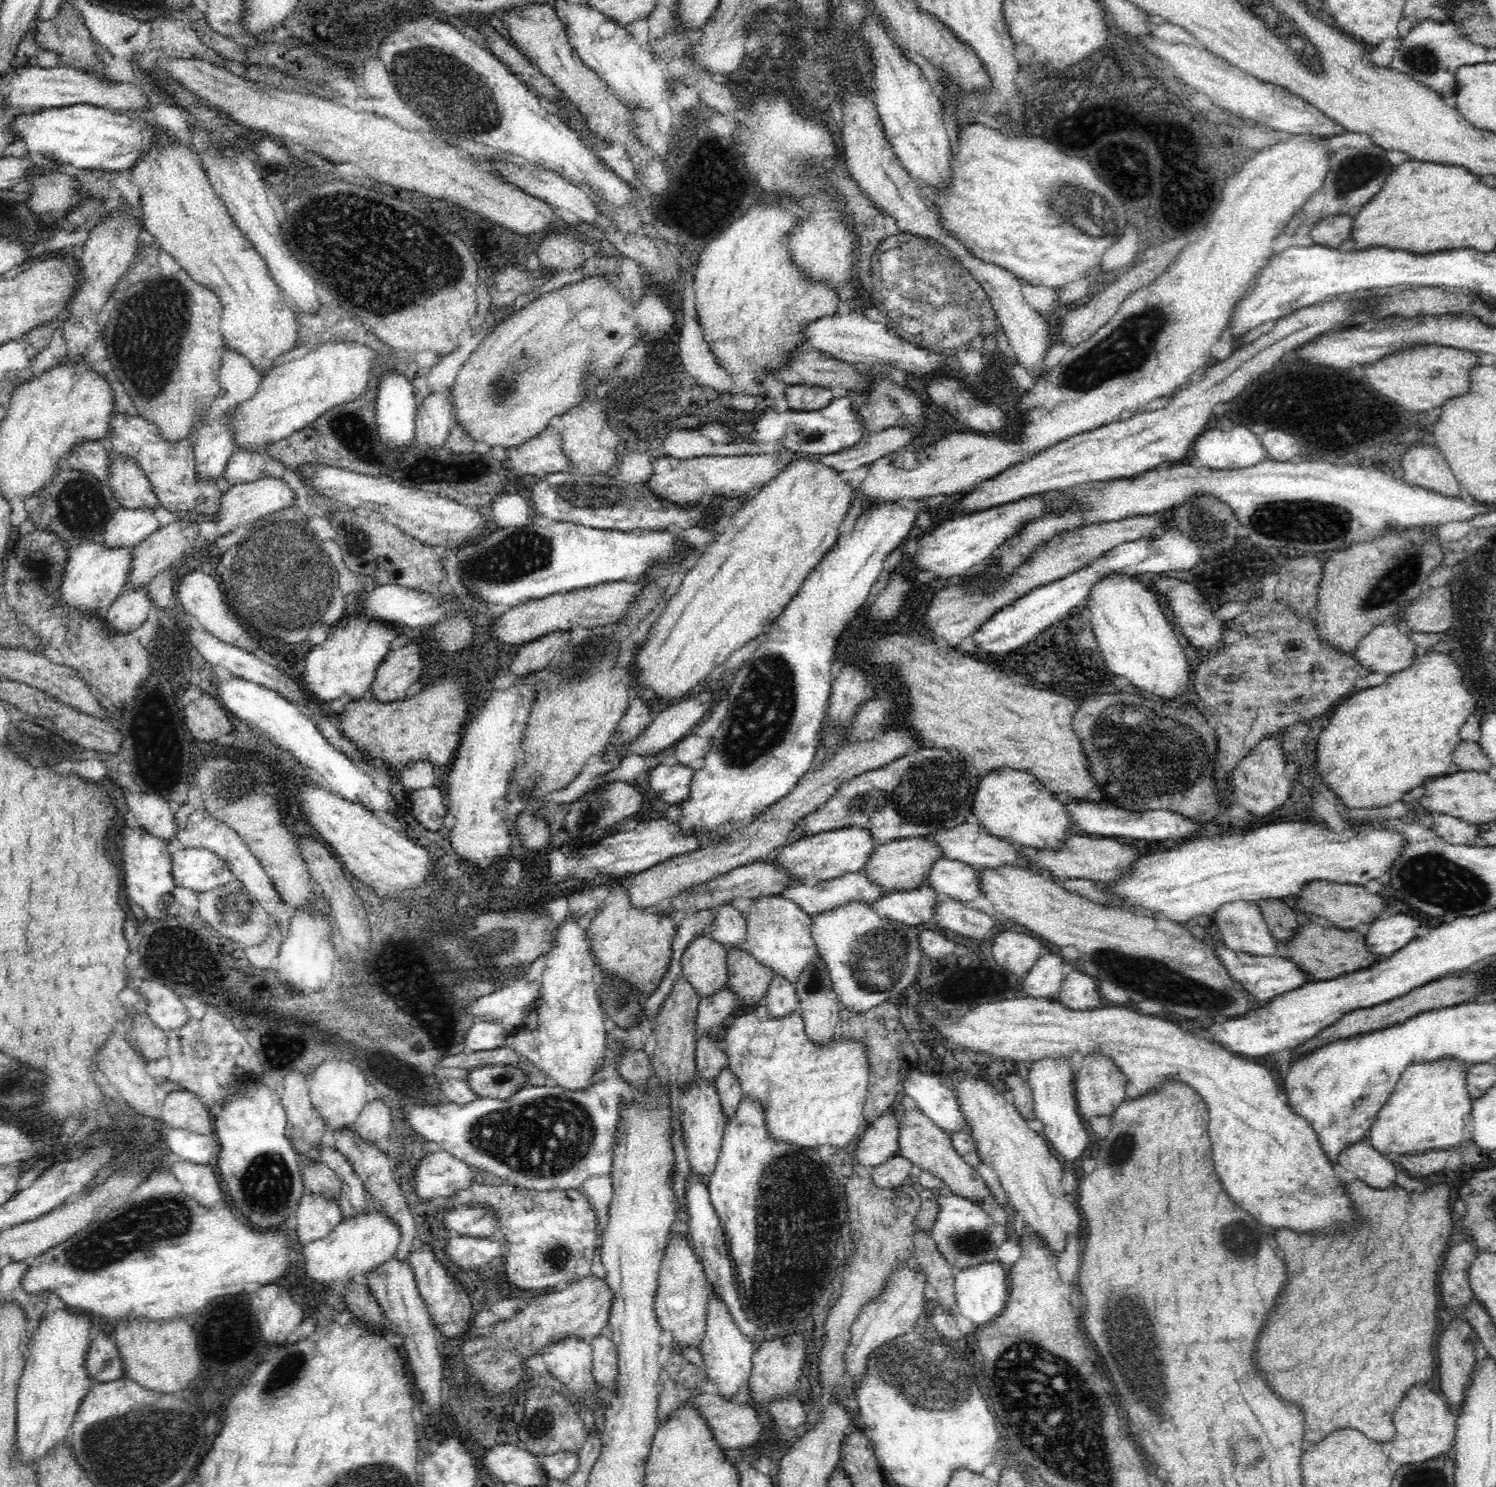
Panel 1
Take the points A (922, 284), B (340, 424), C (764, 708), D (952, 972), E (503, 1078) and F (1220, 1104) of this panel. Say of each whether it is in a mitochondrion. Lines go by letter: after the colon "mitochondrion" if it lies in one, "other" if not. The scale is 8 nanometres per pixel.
A: mitochondrion
B: mitochondrion
C: mitochondrion
D: other
E: mitochondrion
F: other

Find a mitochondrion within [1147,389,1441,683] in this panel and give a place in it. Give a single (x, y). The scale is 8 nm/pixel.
(1282, 520)

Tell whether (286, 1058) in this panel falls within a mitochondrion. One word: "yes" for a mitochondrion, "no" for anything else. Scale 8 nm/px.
yes

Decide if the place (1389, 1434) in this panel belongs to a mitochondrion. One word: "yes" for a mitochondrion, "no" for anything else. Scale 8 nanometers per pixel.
no

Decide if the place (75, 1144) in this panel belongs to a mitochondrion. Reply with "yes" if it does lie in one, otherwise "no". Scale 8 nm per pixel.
no

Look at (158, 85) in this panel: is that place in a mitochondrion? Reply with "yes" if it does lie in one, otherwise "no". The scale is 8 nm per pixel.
no

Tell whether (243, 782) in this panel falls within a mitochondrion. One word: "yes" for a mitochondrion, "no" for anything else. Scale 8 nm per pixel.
yes

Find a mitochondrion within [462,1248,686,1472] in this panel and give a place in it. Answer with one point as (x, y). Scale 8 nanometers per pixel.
(541, 1424)

